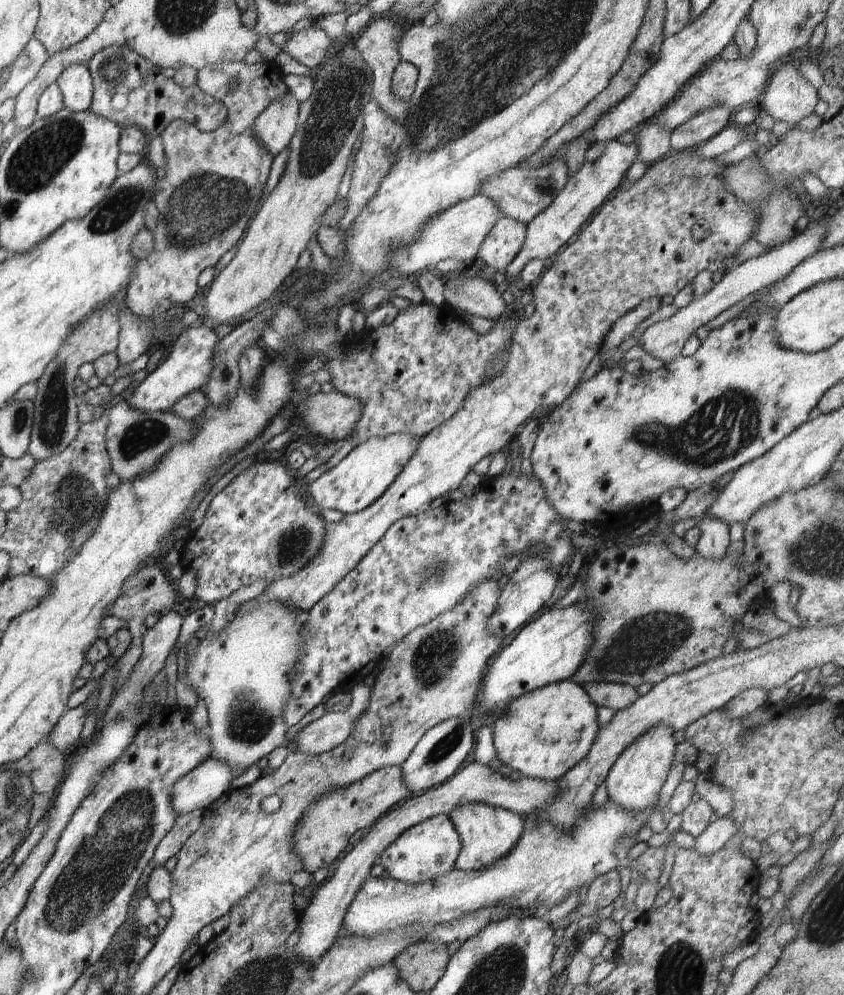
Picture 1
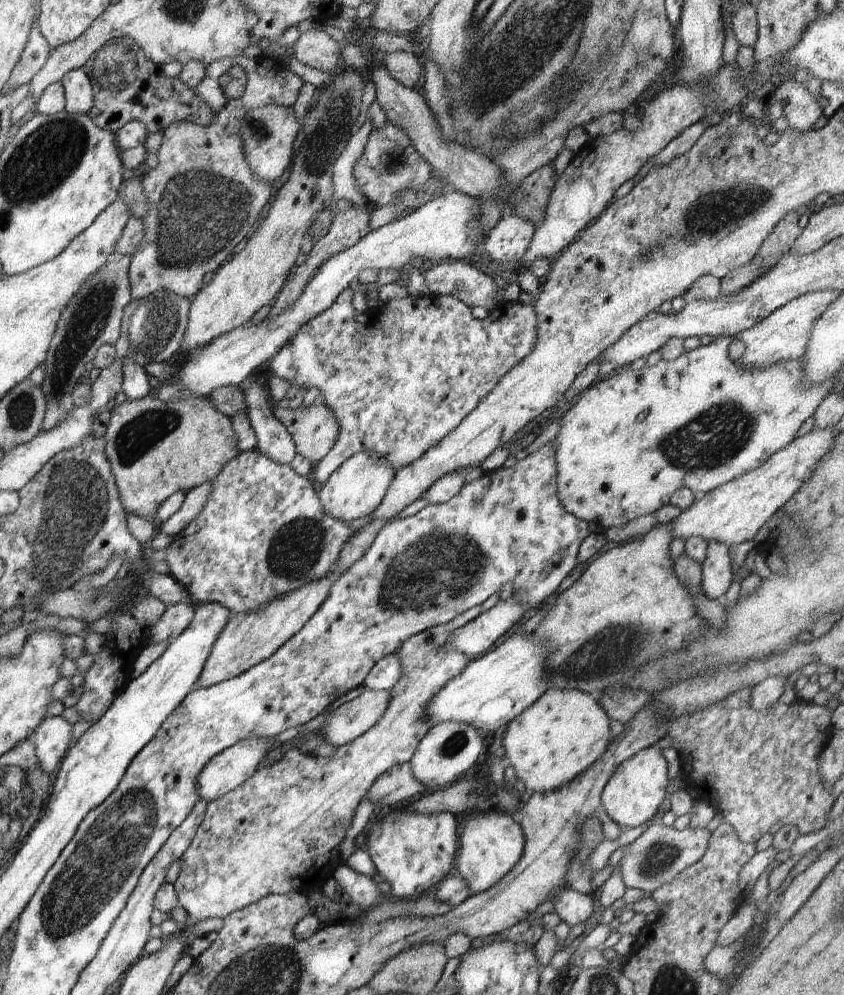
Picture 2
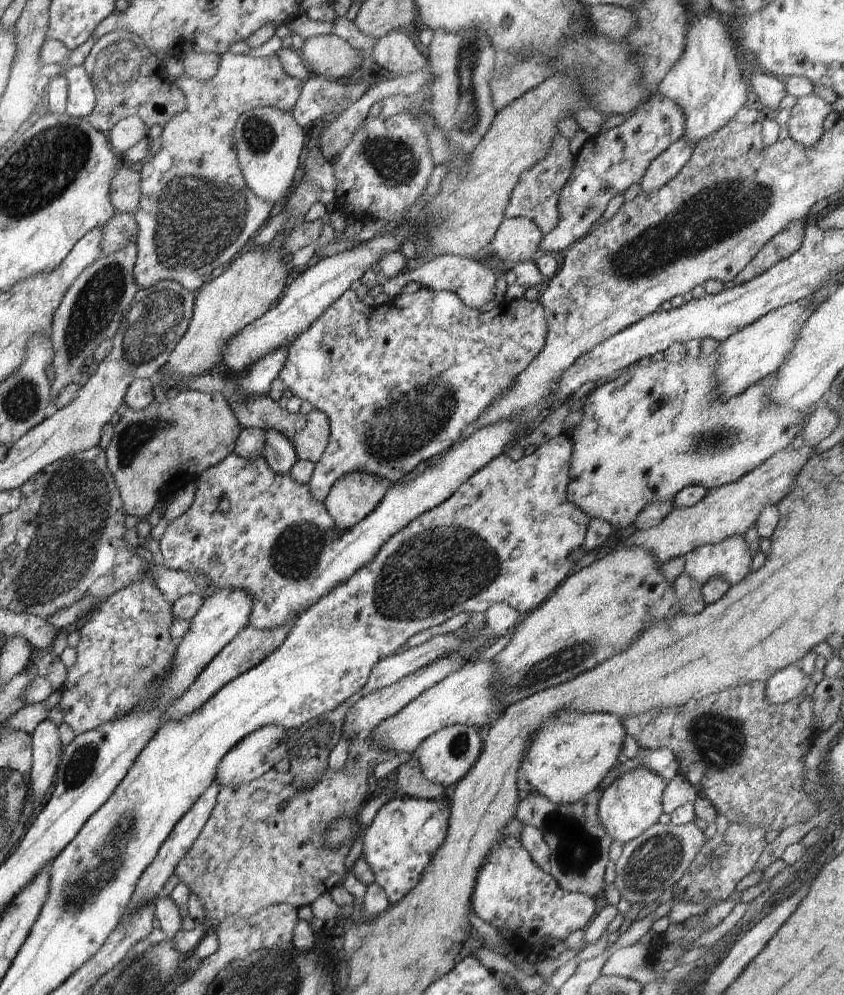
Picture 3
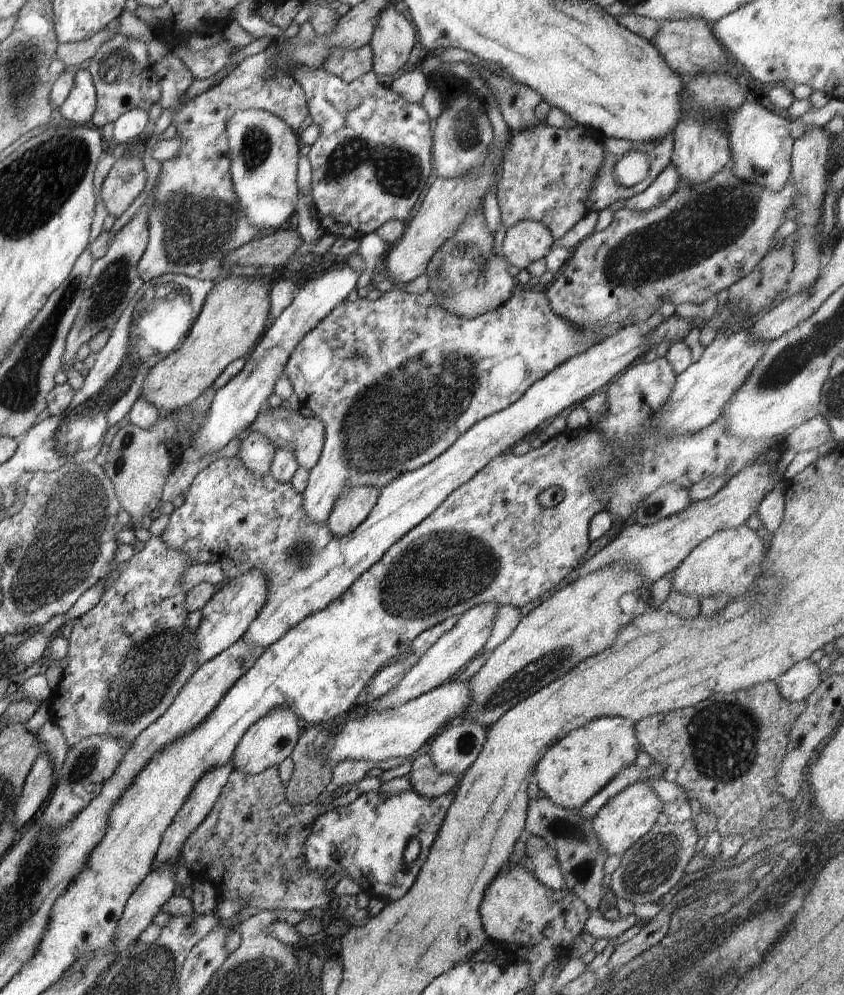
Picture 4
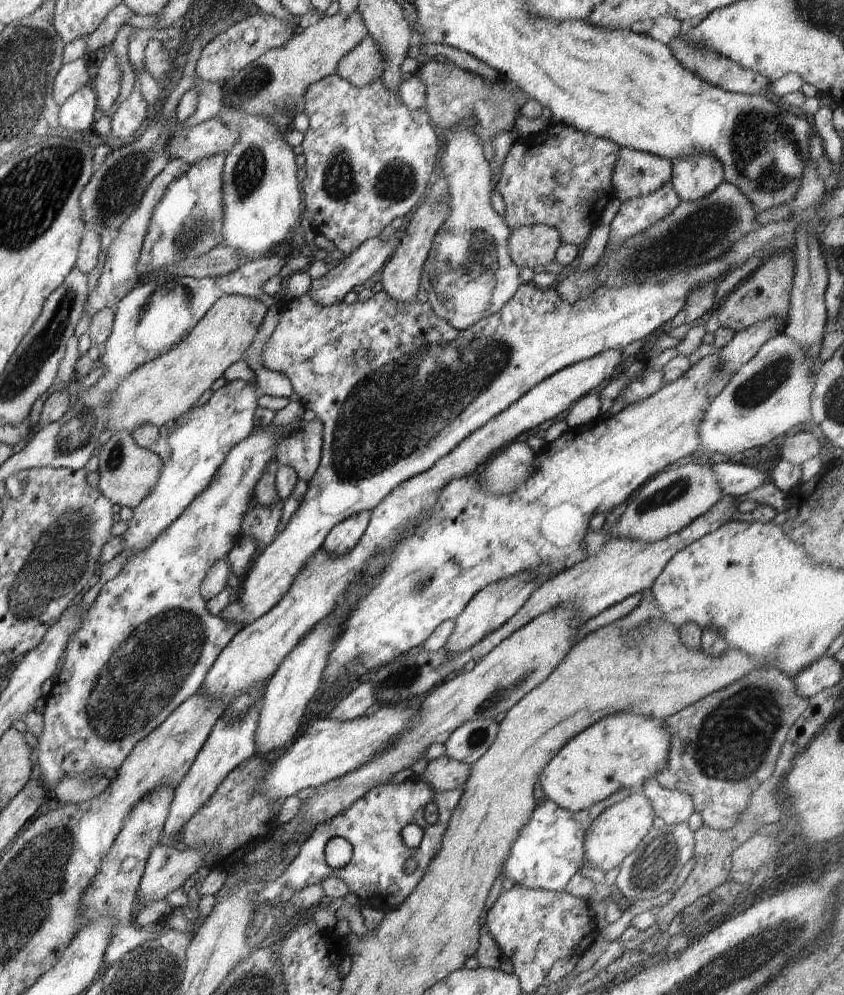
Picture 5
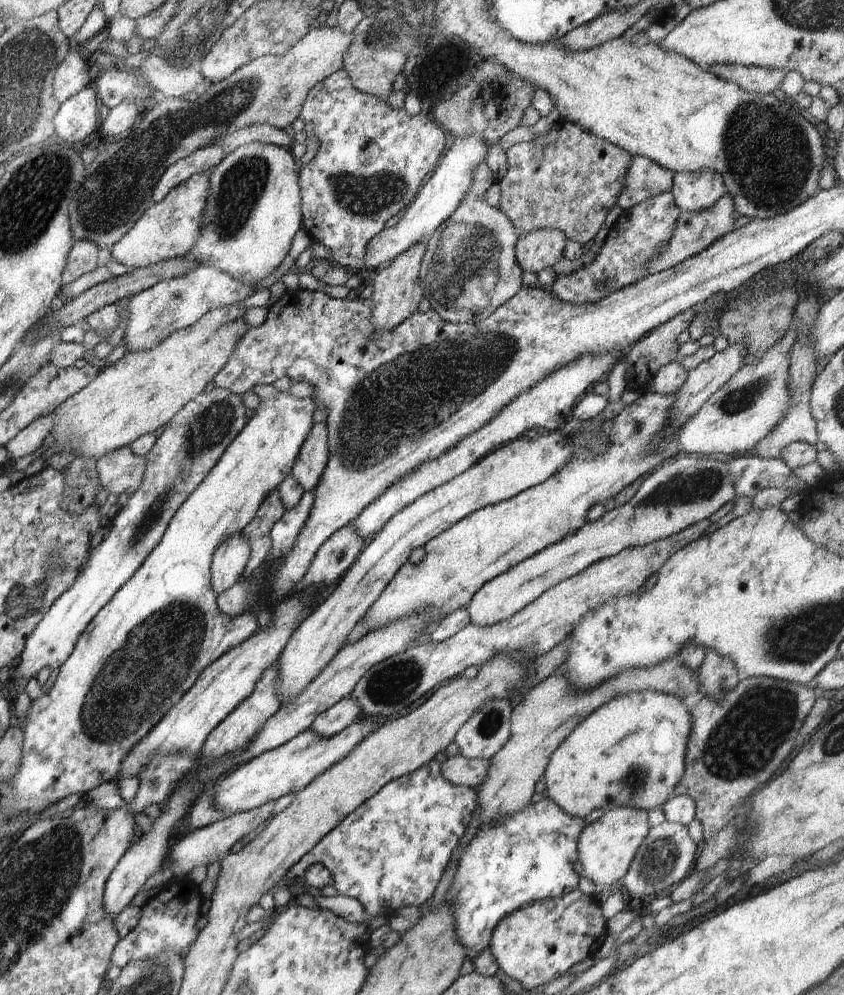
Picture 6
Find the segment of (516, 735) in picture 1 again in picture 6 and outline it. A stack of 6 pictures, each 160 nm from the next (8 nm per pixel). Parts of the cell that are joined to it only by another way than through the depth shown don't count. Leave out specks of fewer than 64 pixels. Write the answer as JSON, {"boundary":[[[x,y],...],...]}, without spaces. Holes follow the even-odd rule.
{"boundary":[[[644,691],[641,693],[630,693],[625,697],[616,697],[610,702],[603,704],[598,710],[595,710],[589,717],[586,717],[567,737],[564,742],[550,755],[550,760],[544,771],[544,780],[546,780],[546,792],[564,812],[571,817],[585,818],[593,810],[598,808],[616,808],[630,807],[639,808],[648,812],[658,809],[670,797],[673,796],[673,788],[682,778],[685,765],[685,754],[687,751],[687,740],[690,734],[691,716],[682,700],[672,695]]]}

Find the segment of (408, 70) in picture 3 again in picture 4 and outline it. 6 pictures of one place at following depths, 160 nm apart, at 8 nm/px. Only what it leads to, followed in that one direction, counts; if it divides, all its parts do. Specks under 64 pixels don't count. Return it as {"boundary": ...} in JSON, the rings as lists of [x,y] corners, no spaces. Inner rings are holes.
{"boundary":[[[394,3],[385,8],[376,23],[370,46],[373,50],[372,71],[378,76],[392,77],[409,60],[416,44],[416,30],[401,12],[402,6]]]}

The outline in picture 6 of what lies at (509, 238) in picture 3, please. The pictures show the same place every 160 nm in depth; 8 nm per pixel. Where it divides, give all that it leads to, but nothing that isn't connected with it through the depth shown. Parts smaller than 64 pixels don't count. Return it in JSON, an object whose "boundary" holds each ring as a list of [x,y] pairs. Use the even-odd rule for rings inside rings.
{"boundary":[[[541,228],[520,235],[515,244],[515,259],[523,272],[538,273],[564,258],[566,235],[558,229]]]}

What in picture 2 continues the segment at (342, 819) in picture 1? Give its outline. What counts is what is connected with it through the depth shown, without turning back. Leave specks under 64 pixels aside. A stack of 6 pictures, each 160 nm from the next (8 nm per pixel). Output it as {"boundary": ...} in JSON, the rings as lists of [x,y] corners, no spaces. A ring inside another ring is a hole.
{"boundary":[[[411,763],[395,764],[383,772],[367,790],[366,798],[377,808],[396,806],[402,800],[426,794],[431,789],[413,775]]]}

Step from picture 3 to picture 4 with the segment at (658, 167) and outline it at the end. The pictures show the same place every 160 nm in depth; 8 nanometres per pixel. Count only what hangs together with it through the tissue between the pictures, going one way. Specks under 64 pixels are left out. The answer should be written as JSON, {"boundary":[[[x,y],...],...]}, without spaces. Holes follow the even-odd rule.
{"boundary":[[[671,162],[666,168],[662,169],[662,172],[644,192],[631,196],[625,206],[639,211],[656,208],[658,204],[673,194],[681,179],[676,165]]]}

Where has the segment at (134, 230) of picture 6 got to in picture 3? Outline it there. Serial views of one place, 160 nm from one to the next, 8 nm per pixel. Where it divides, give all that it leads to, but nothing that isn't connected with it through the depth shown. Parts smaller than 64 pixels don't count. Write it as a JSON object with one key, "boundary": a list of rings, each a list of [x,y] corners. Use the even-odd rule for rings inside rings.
{"boundary":[[[226,51],[219,58],[216,74],[208,80],[199,81],[183,74],[179,77],[173,78],[173,81],[174,84],[178,85],[180,92],[182,92],[186,97],[187,108],[181,113],[176,113],[169,121],[167,121],[161,134],[161,148],[158,150],[157,154],[155,154],[155,158],[144,162],[142,170],[140,170],[141,197],[138,210],[134,214],[139,231],[135,242],[137,248],[137,259],[135,260],[133,275],[134,280],[140,289],[153,287],[154,284],[160,281],[176,281],[187,291],[197,292],[205,282],[210,281],[210,274],[212,274],[214,268],[218,268],[221,264],[227,266],[236,258],[236,254],[242,250],[242,247],[246,242],[250,242],[254,237],[254,234],[267,224],[268,216],[270,216],[270,212],[272,212],[273,204],[267,203],[264,199],[258,198],[258,196],[256,196],[245,183],[235,151],[235,138],[233,137],[235,124],[241,114],[256,107],[272,107],[293,114],[295,102],[298,100],[302,90],[303,80],[295,79],[282,68],[277,53],[273,56],[260,58],[239,55],[232,51]]]}

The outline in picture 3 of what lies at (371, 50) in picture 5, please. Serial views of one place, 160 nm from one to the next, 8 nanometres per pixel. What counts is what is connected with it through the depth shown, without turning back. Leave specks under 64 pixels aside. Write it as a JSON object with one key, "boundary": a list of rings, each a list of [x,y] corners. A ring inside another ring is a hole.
{"boundary":[[[334,33],[304,38],[298,54],[311,74],[325,76],[330,80],[347,77],[358,70],[364,60],[349,42]]]}

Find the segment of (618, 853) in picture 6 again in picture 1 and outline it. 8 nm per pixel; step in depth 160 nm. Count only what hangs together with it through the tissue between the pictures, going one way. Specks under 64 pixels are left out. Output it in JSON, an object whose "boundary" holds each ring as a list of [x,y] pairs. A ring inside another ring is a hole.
{"boundary":[[[660,723],[646,729],[633,740],[614,761],[606,777],[609,799],[633,812],[642,812],[645,808],[658,802],[660,788],[668,776],[670,766],[675,762],[675,748],[672,737],[675,732],[670,725]]]}

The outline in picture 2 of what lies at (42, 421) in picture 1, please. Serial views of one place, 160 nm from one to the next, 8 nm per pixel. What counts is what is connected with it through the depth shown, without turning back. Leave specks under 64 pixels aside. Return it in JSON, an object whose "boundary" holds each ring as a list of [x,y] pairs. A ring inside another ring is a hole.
{"boundary":[[[114,256],[96,274],[93,274],[66,305],[52,337],[47,359],[43,362],[44,382],[41,384],[45,400],[42,431],[49,431],[71,414],[75,408],[72,400],[78,379],[85,374],[85,367],[92,362],[98,349],[114,345],[120,336],[122,312],[131,297],[129,264],[131,257]]]}

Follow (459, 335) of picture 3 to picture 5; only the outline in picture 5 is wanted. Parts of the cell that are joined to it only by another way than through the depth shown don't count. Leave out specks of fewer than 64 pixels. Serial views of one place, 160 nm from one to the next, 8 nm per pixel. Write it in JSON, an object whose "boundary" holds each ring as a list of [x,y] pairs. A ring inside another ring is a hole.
{"boundary":[[[793,218],[784,219],[779,222],[768,223],[762,225],[757,231],[750,235],[741,238],[726,255],[722,255],[718,259],[711,260],[706,264],[694,267],[685,273],[678,273],[678,276],[673,276],[666,284],[629,284],[624,285],[619,289],[608,289],[604,291],[600,297],[588,296],[582,300],[577,300],[575,303],[567,303],[561,301],[557,292],[548,288],[537,288],[531,282],[521,284],[514,296],[498,311],[476,324],[470,325],[470,328],[459,331],[453,326],[450,326],[445,320],[438,318],[429,302],[420,302],[418,299],[409,302],[408,304],[398,304],[393,298],[390,298],[384,290],[377,292],[368,301],[356,301],[351,305],[342,301],[338,304],[333,304],[329,307],[323,307],[316,304],[307,294],[303,294],[294,300],[288,302],[281,302],[279,322],[268,340],[267,347],[262,354],[263,366],[271,371],[285,374],[293,386],[293,390],[300,395],[303,402],[303,408],[316,412],[318,419],[323,424],[323,447],[321,450],[321,461],[315,475],[307,482],[307,491],[299,504],[298,510],[290,517],[286,526],[277,534],[276,538],[258,555],[254,565],[250,568],[248,575],[246,575],[242,582],[242,587],[238,587],[236,591],[232,592],[232,598],[227,604],[227,607],[220,612],[219,616],[228,624],[233,625],[249,625],[257,618],[264,616],[271,608],[274,608],[278,601],[286,596],[292,584],[293,578],[300,572],[303,564],[316,552],[322,548],[326,535],[330,529],[338,523],[341,523],[346,517],[352,516],[354,513],[362,511],[371,511],[377,507],[390,492],[394,490],[399,484],[410,480],[413,476],[418,476],[427,470],[430,470],[437,460],[446,456],[461,440],[464,440],[471,432],[477,428],[483,427],[488,420],[494,418],[499,412],[506,410],[511,404],[514,404],[521,396],[524,396],[531,388],[534,388],[539,382],[550,378],[555,372],[573,365],[574,363],[588,360],[590,357],[596,356],[598,353],[607,351],[608,349],[624,349],[631,342],[642,340],[652,334],[654,330],[658,330],[662,324],[670,322],[685,305],[685,300],[691,288],[711,283],[719,276],[723,278],[736,267],[741,266],[754,252],[772,244],[771,255],[775,248],[784,248],[793,243],[795,239],[795,224],[791,221]]]}

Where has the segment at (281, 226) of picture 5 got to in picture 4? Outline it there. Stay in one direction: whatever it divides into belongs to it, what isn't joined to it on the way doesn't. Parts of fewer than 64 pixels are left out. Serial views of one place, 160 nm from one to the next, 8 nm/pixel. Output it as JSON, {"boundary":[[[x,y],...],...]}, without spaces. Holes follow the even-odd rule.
{"boundary":[[[248,109],[235,112],[227,120],[230,174],[238,202],[248,220],[259,230],[284,226],[292,217],[298,200],[296,182],[299,135],[286,122],[268,111]]]}

